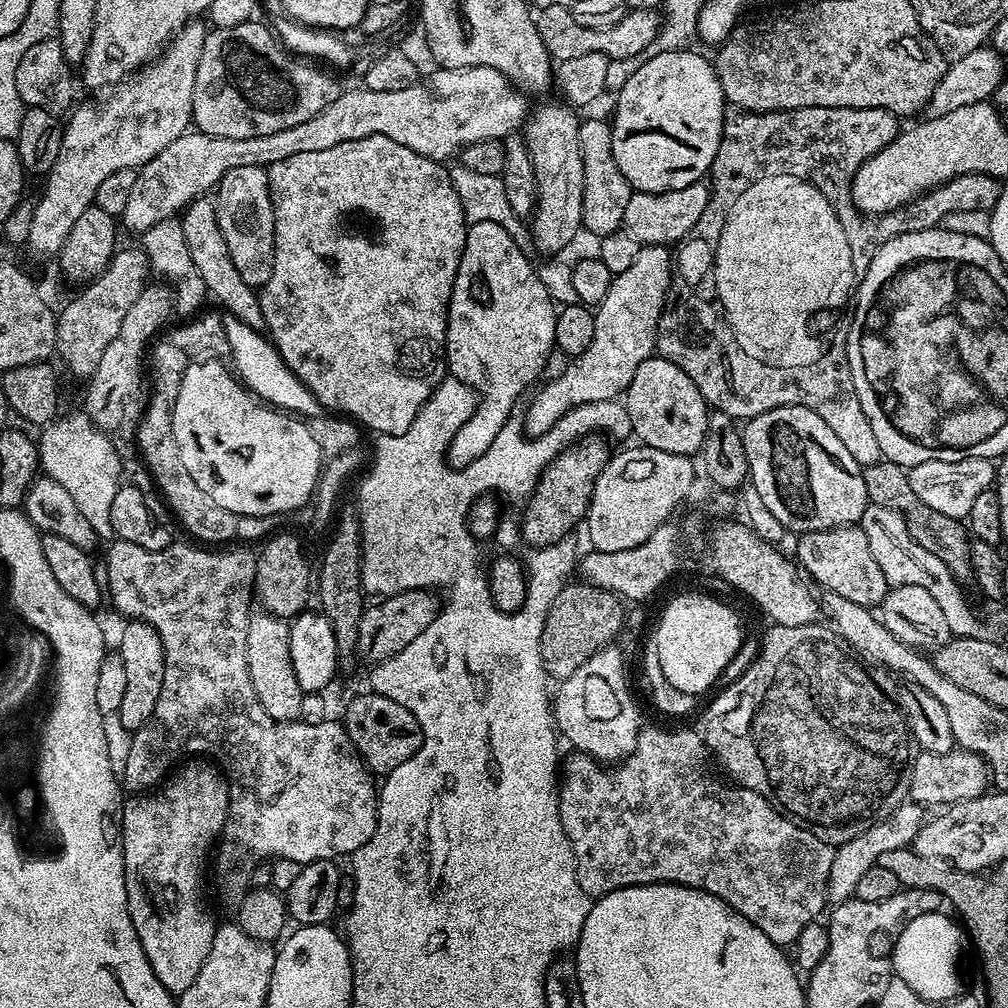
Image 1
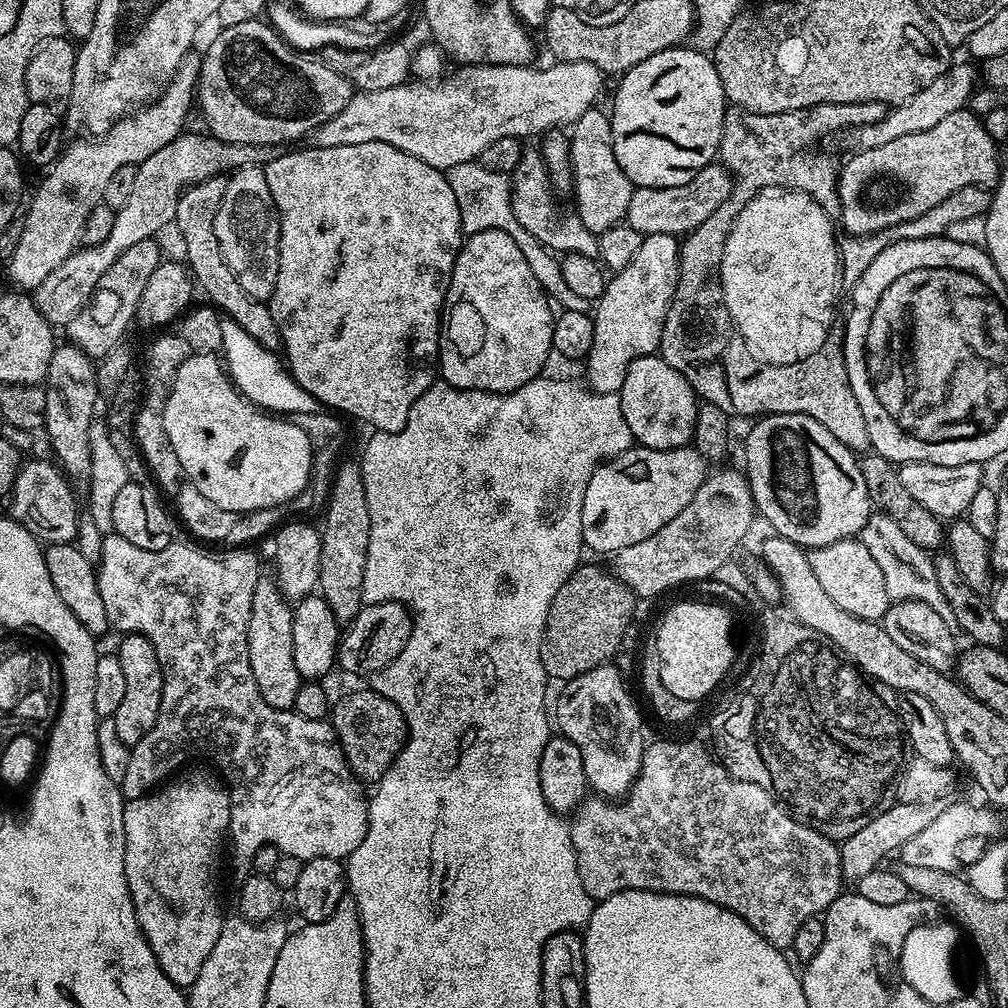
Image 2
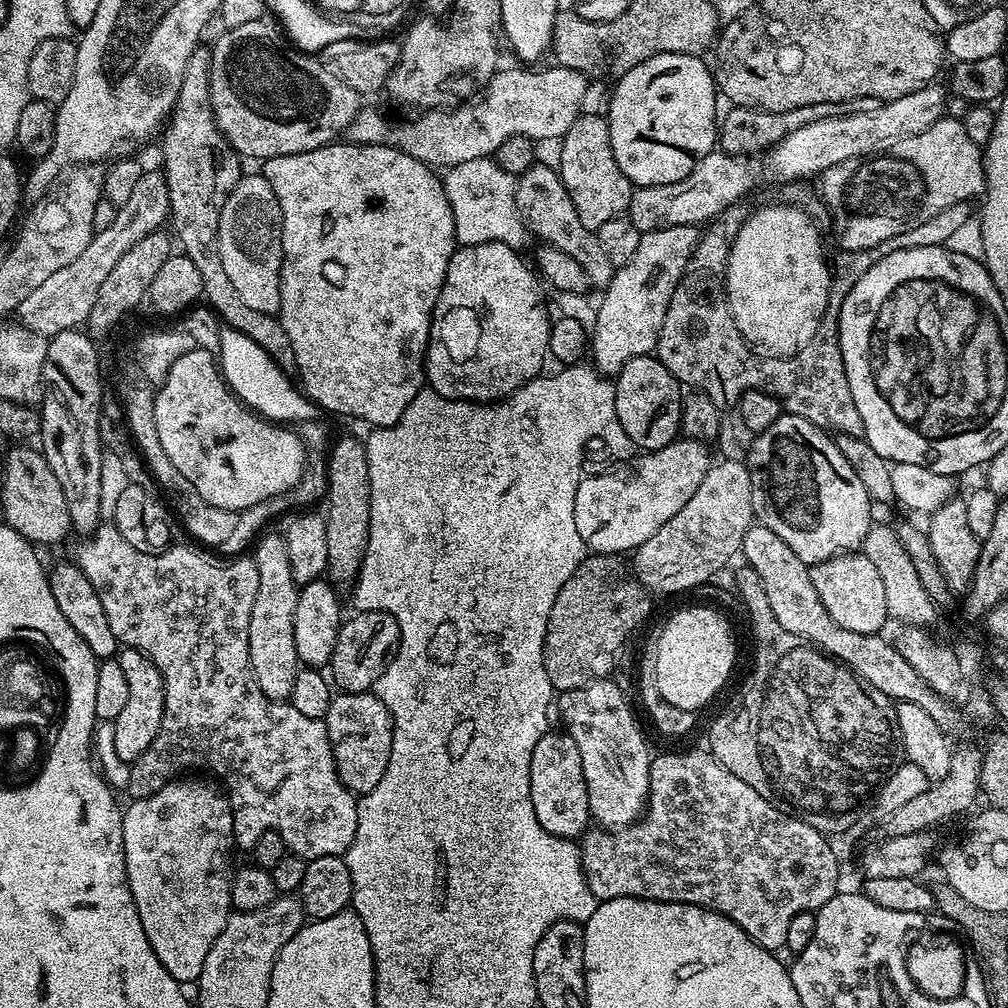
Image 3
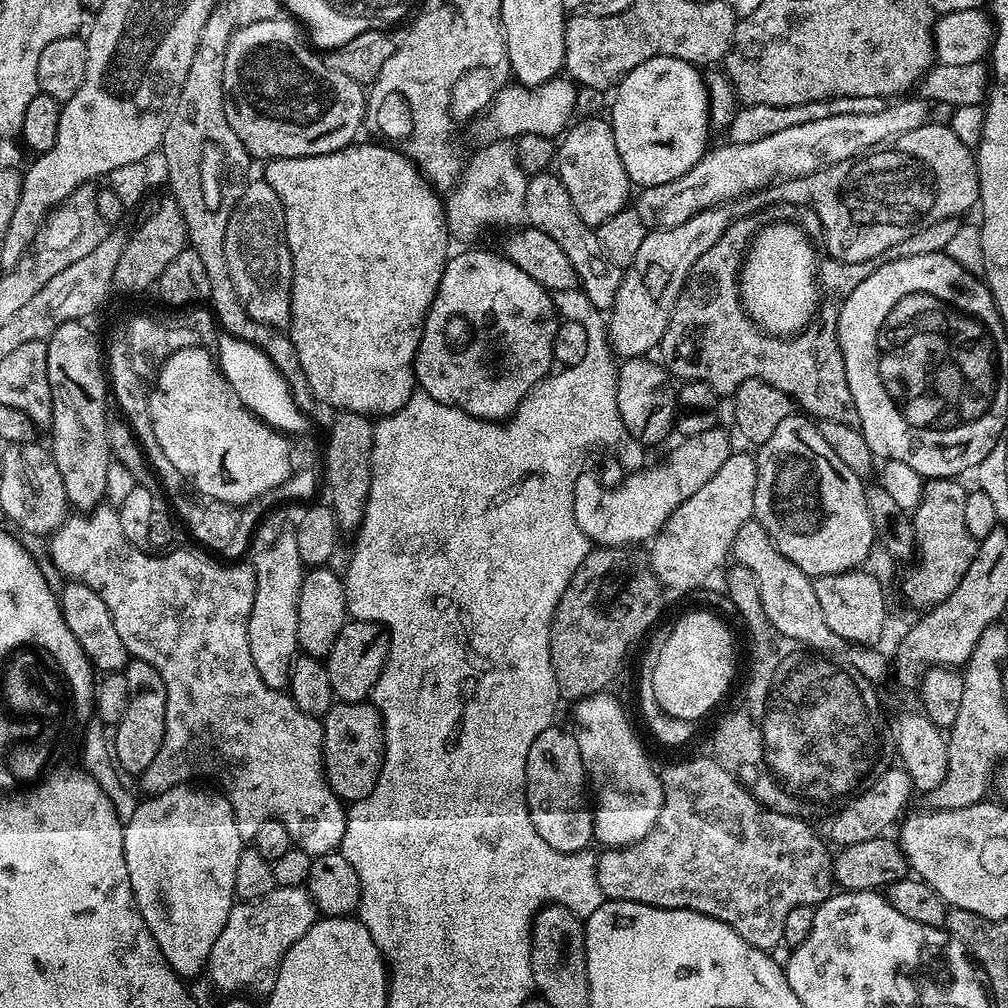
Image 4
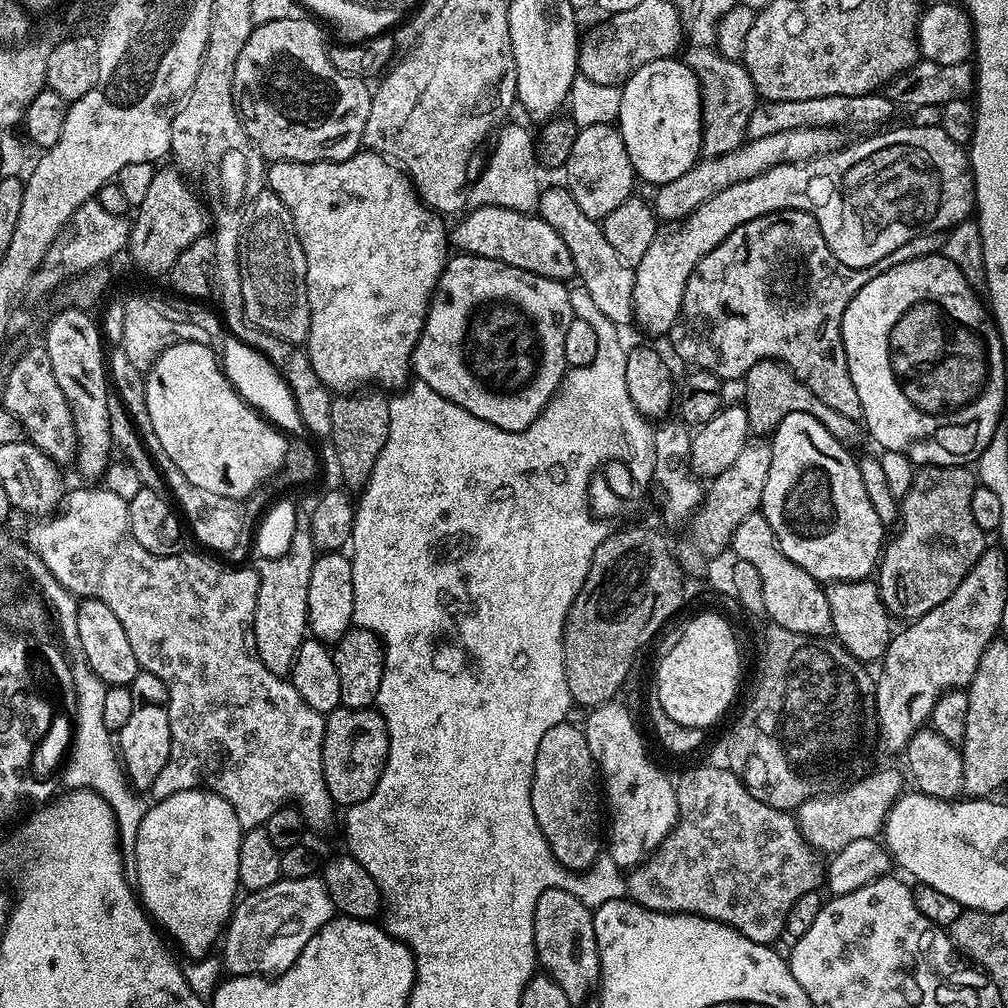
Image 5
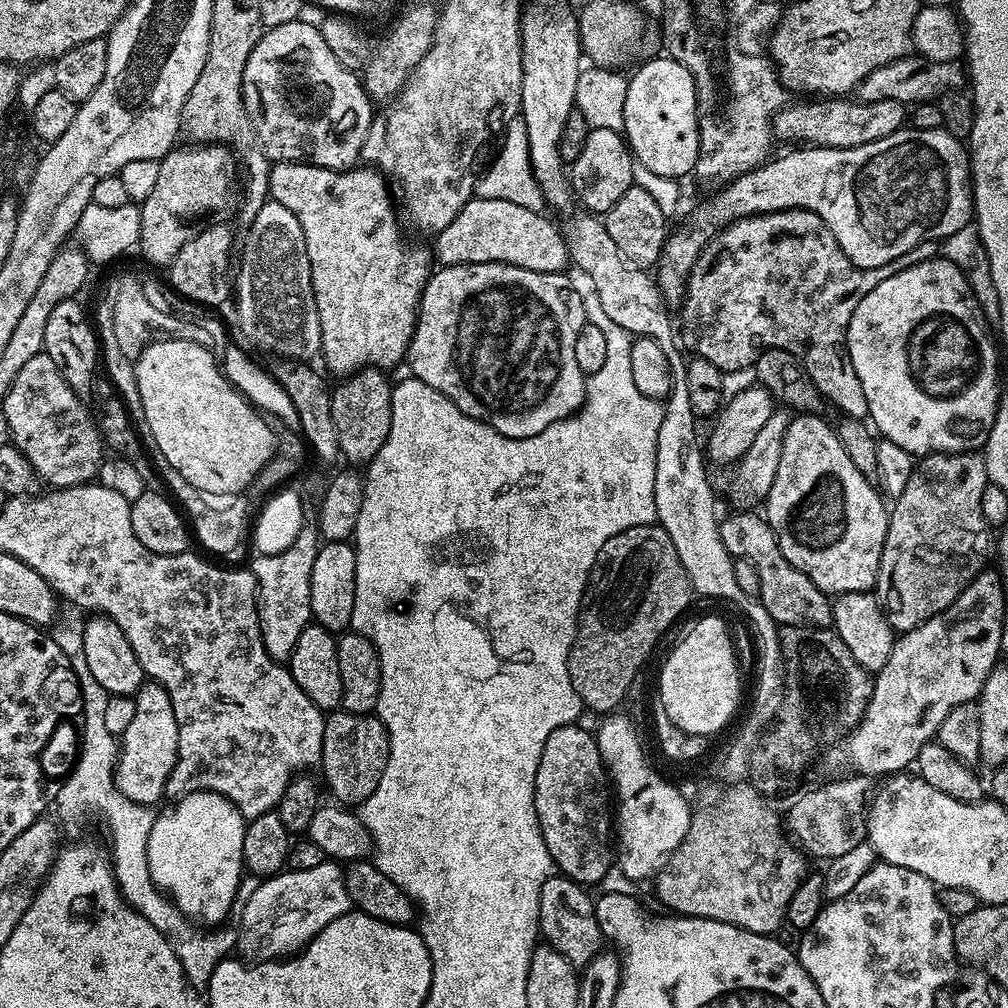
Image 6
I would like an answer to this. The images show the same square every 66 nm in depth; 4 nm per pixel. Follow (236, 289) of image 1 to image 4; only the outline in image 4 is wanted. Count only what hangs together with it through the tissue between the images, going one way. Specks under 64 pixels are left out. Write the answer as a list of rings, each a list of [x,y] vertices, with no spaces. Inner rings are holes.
[[[214,10],[210,18],[206,18],[206,26],[202,26],[202,34],[198,34],[198,46],[194,50],[194,62],[190,62],[186,82],[167,115],[162,145],[164,168],[168,171],[171,199],[175,200],[188,231],[187,243],[191,251],[198,254],[210,282],[208,296],[217,325],[225,333],[248,342],[266,354],[266,358],[281,372],[289,390],[293,394],[302,392],[304,395],[308,392],[308,383],[306,374],[302,374],[302,362],[298,362],[298,350],[294,350],[291,335],[285,334],[281,329],[254,322],[246,314],[226,266],[224,238],[230,211],[228,179],[238,175],[240,167],[246,161],[246,153],[238,134],[230,130],[222,90],[224,55],[233,31],[234,25],[227,11]]]

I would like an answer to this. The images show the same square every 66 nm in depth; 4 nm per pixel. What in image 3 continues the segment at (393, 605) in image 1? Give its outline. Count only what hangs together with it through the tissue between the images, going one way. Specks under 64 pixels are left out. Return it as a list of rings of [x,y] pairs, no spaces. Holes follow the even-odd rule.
[[[356,612],[353,617],[341,623],[330,661],[330,676],[345,692],[366,692],[386,670],[400,644],[400,623],[389,612]]]

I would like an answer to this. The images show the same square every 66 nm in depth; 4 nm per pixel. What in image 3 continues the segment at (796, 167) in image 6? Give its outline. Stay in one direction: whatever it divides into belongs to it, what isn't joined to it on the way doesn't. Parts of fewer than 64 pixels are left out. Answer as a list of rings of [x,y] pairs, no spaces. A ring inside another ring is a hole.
[[[941,118],[935,120],[930,127],[926,130],[922,130],[922,134],[914,134],[914,138],[902,138],[898,142],[894,142],[890,149],[890,154],[873,154],[863,158],[847,160],[838,166],[830,166],[819,177],[820,196],[824,199],[824,204],[828,207],[829,214],[832,215],[832,228],[836,231],[836,240],[841,244],[841,249],[843,249],[844,252],[866,251],[867,248],[873,248],[882,242],[886,242],[886,238],[894,238],[898,234],[906,234],[906,230],[914,230],[914,226],[922,226],[922,222],[934,218],[934,214],[938,214],[938,210],[946,210],[946,206],[975,201],[975,196],[976,199],[983,197],[986,191],[986,181],[984,178],[984,154],[981,145],[976,144],[974,139],[970,138],[970,135],[967,134],[964,129],[963,119],[948,119],[949,118]],[[695,224],[645,232],[638,242],[638,250],[634,250],[634,258],[613,271],[611,282],[603,289],[601,296],[604,297],[600,304],[598,300],[596,322],[590,332],[592,359],[598,372],[615,378],[630,358],[655,353],[670,298],[685,272],[700,234],[701,229]]]

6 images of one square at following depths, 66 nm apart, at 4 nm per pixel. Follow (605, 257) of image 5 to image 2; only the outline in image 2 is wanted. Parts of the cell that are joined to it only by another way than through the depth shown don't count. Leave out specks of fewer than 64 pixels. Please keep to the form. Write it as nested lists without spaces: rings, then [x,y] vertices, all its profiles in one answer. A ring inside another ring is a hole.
[[[525,147],[522,158],[518,158],[518,166],[514,166],[510,174],[510,179],[514,218],[518,218],[518,226],[522,226],[522,230],[530,230],[530,234],[534,234],[534,238],[538,238],[538,242],[553,253],[573,252],[599,257],[597,233],[586,230],[575,211],[563,212],[560,209],[560,204],[556,201],[557,189],[552,187],[552,176],[548,173],[543,151],[539,147]]]

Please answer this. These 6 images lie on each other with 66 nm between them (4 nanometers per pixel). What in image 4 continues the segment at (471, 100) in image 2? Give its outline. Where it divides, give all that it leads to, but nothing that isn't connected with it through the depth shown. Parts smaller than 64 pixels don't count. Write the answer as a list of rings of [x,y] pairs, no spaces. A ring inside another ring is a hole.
[[[568,78],[547,80],[545,84],[540,84],[536,88],[526,88],[523,84],[515,82],[509,83],[500,89],[486,111],[479,117],[481,141],[500,142],[505,138],[515,138],[521,132],[559,137],[573,119],[576,91],[578,91],[577,85]]]

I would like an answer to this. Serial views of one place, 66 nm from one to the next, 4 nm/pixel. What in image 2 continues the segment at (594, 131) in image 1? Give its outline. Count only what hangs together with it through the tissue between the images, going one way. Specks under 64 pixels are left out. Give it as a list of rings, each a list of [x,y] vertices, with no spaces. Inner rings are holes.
[[[593,106],[570,125],[568,145],[570,146],[570,166],[572,167],[571,191],[576,192],[574,211],[582,226],[594,233],[610,230],[610,226],[625,223],[630,210],[633,184],[618,166],[614,158],[614,134],[612,122],[607,111],[599,112]]]

